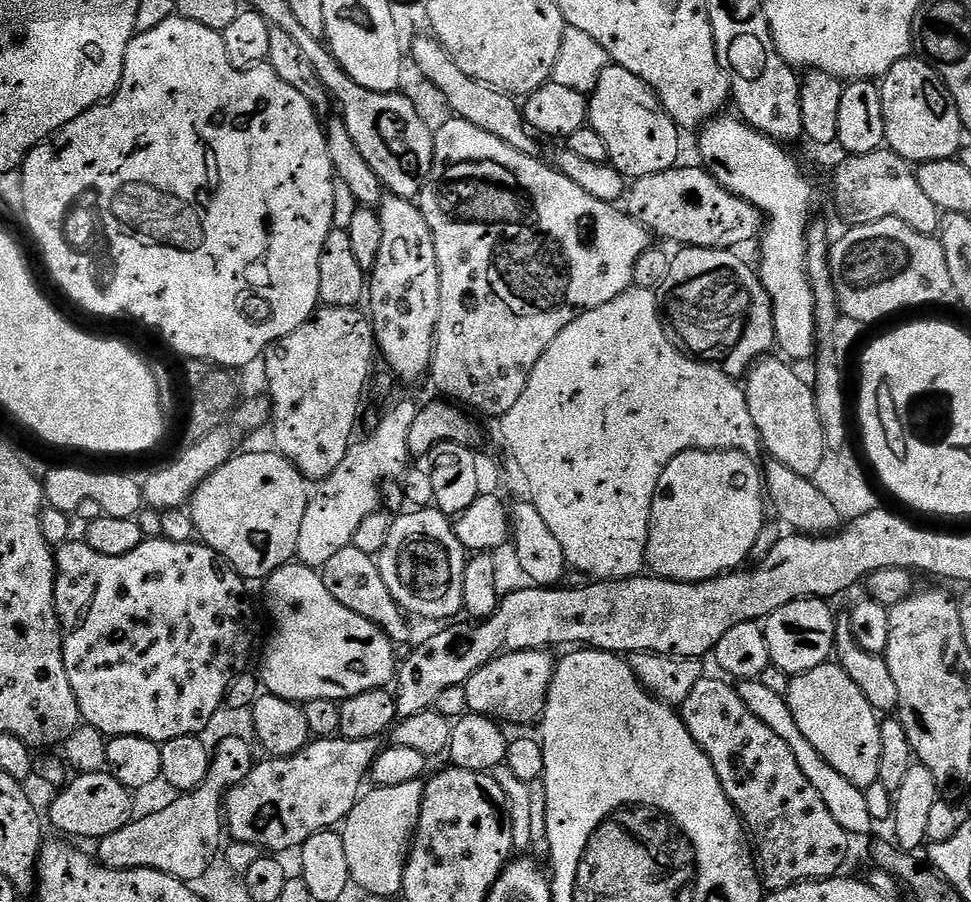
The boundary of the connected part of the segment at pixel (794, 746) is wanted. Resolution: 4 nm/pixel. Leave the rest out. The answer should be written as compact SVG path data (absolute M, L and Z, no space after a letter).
M743 680L737 685L736 689L739 697L742 698L742 702L746 703L747 709L752 714L757 715L762 722L766 723L766 726L770 727L770 730L773 730L774 734L778 735L778 738L782 738L786 742L786 746L790 748L791 753L794 754L794 758L797 759L798 766L802 769L802 774L810 780L810 784L814 786L814 790L822 795L822 800L826 803L826 808L830 810L834 820L850 836L862 836L870 830L873 831L875 824L873 818L870 817L870 810L867 809L863 789L854 786L848 778L843 778L842 774L834 770L818 754L818 750L815 750L814 746L807 741L806 736L802 734L802 730L799 729L794 719L794 714L790 713L787 699L780 694L772 693L771 689L767 689L759 680Z

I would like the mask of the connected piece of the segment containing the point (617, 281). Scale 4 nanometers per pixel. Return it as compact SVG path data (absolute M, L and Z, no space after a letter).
M451 118L439 129L435 129L436 145L434 146L434 162L428 183L418 197L418 203L430 230L434 234L434 250L438 258L440 271L440 317L436 331L436 345L432 351L432 367L430 380L449 401L471 410L473 413L485 412L488 416L504 417L522 398L522 390L526 390L532 367L546 354L550 342L570 326L584 312L594 310L598 306L606 306L606 302L614 302L618 294L633 287L632 275L634 262L642 258L642 254L650 246L650 233L642 227L627 211L616 204L607 204L582 190L570 178L560 173L560 169L551 163L543 164L543 159L522 154L522 150L514 150L502 138L494 138L494 134L486 134L486 130L478 130L470 122L459 118Z

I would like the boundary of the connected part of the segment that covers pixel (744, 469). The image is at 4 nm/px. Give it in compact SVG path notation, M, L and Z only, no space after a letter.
M691 448L682 454L678 454L678 458L674 458L670 462L670 466L666 466L666 470L662 470L662 478L658 478L658 490L656 497L652 503L652 521L650 522L650 530L648 531L648 558L647 567L650 569L651 575L661 576L663 580L681 580L682 582L702 582L703 580L713 580L716 576L723 576L726 572L735 572L741 567L740 564L748 555L753 555L756 543L758 542L758 534L763 530L766 523L764 517L764 504L766 508L766 481L762 475L761 465L747 456L744 452L735 452L734 450L702 450L701 448Z

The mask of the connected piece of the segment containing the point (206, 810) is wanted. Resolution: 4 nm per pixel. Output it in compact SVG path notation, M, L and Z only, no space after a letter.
M243 735L226 737L217 747L213 749L210 770L207 772L206 780L202 786L192 792L180 794L176 802L172 803L163 812L151 814L146 818L133 821L113 834L106 835L101 839L96 848L96 858L106 868L116 871L118 869L152 868L160 873L170 874L187 884L197 883L210 868L215 856L219 855L222 843L222 832L224 836L224 801L227 791L238 784L243 783L254 765L252 748L243 740Z

